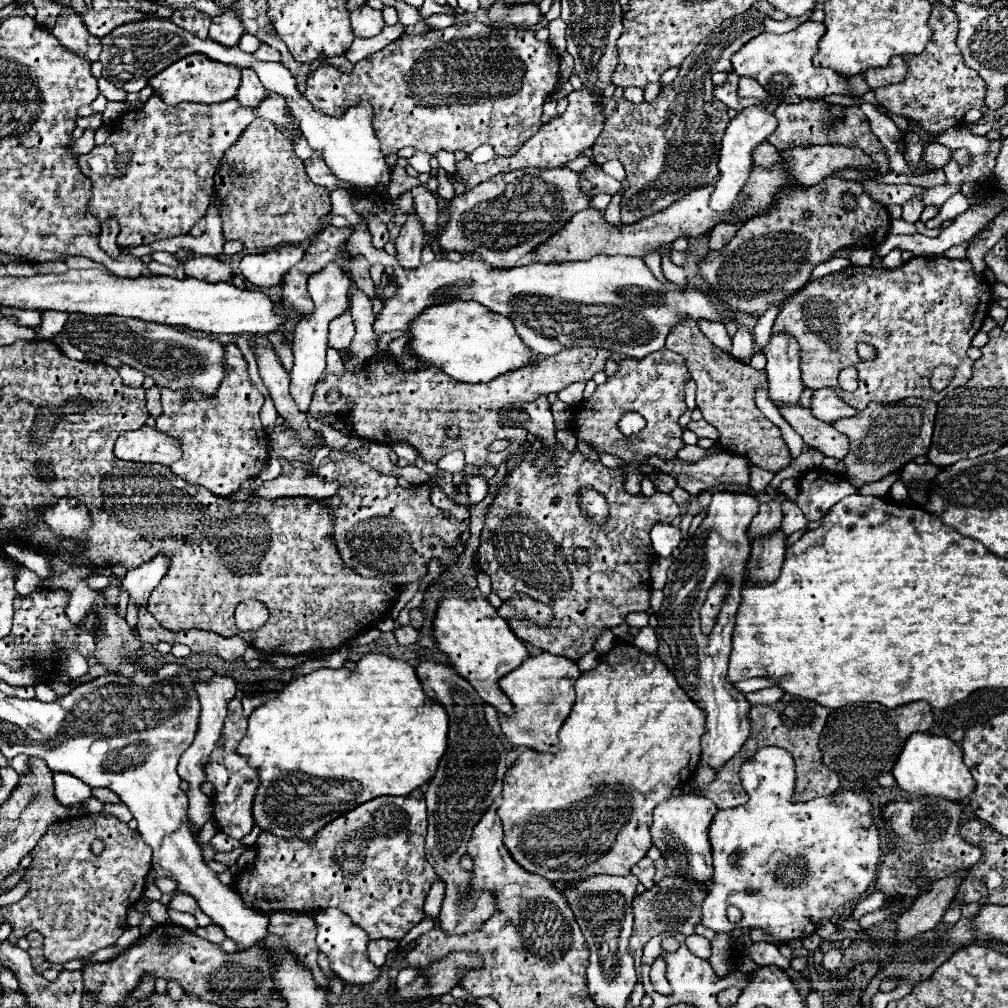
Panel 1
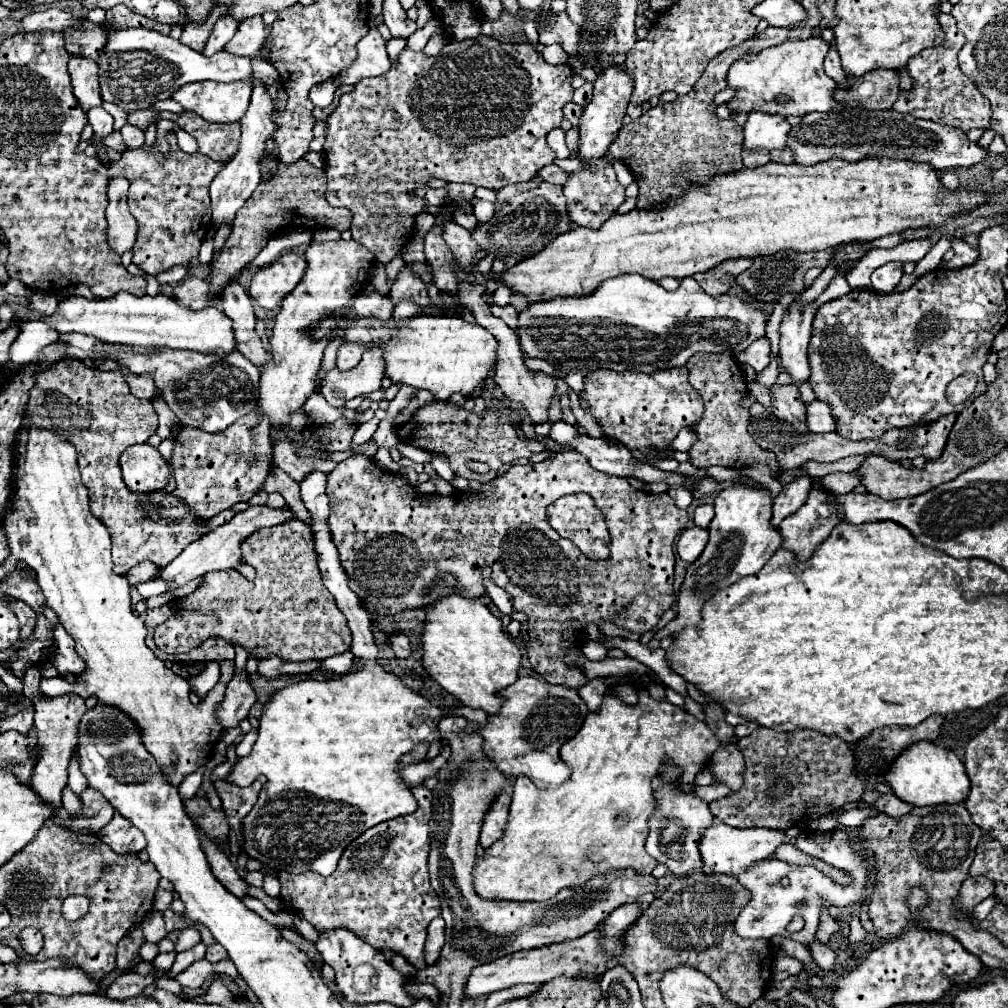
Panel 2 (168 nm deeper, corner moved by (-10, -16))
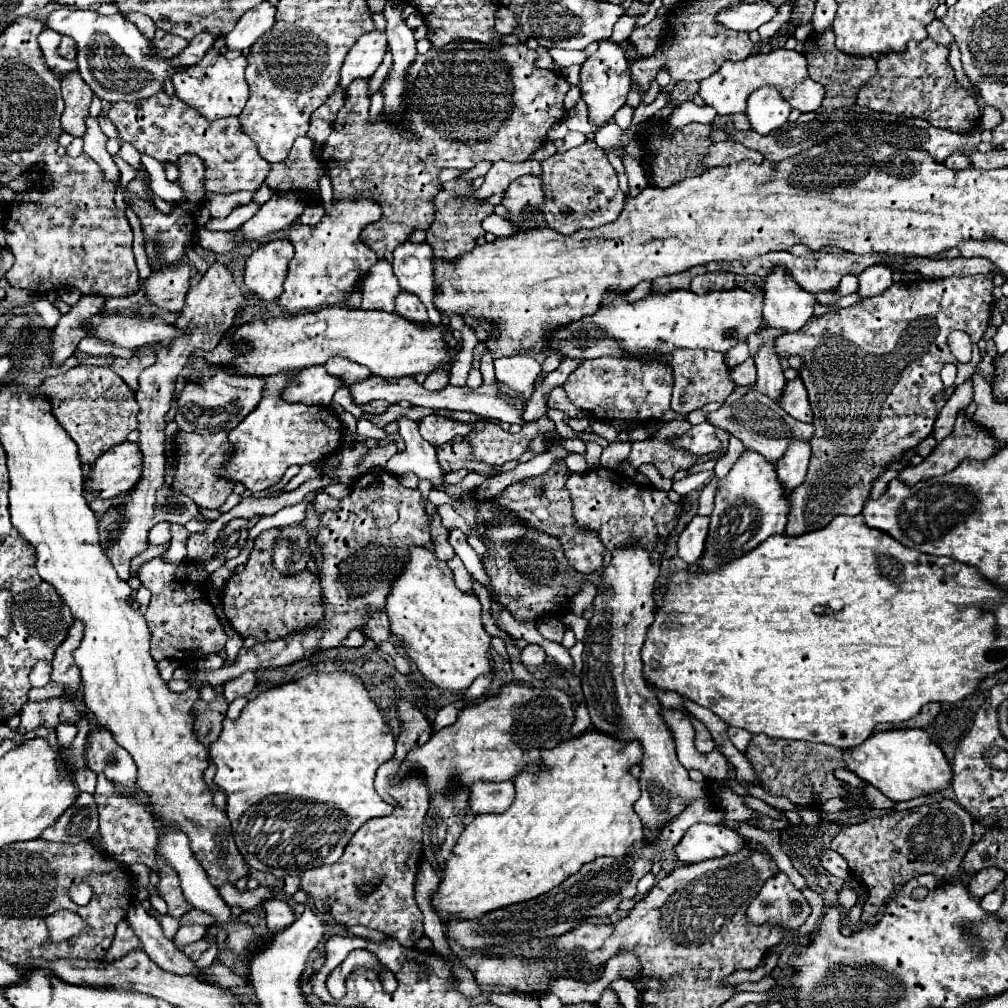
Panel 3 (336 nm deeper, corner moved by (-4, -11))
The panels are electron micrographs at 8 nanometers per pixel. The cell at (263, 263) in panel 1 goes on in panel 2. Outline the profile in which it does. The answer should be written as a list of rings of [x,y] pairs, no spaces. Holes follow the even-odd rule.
[[[287,252],[275,262],[263,266],[251,280],[249,294],[255,302],[267,310],[273,310],[281,304],[281,300],[299,284],[307,270],[307,262],[303,256]]]

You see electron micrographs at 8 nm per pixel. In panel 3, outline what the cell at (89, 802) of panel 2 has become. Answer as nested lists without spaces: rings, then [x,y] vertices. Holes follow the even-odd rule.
[[[79,793],[77,801],[51,827],[47,827],[41,833],[41,839],[73,845],[89,841],[97,829],[99,829],[99,815],[97,815],[95,797]]]

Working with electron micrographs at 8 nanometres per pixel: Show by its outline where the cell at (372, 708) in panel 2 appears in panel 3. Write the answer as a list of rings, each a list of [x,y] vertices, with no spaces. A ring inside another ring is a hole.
[[[343,671],[313,673],[313,675],[307,675],[299,681],[285,683],[285,685],[279,685],[279,687],[271,687],[271,689],[259,693],[253,701],[249,701],[245,705],[245,709],[241,711],[239,719],[235,719],[235,721],[225,719],[219,739],[215,743],[211,743],[211,747],[209,747],[209,759],[217,767],[215,785],[221,787],[223,793],[227,795],[227,815],[231,819],[235,843],[237,843],[241,855],[245,857],[245,861],[249,863],[249,867],[257,869],[257,871],[263,871],[263,873],[271,873],[275,877],[285,877],[285,875],[299,875],[307,869],[315,869],[315,867],[321,867],[325,863],[335,863],[343,855],[343,849],[347,847],[349,839],[355,835],[355,831],[365,821],[369,821],[373,817],[391,815],[393,807],[389,807],[377,795],[377,791],[373,787],[377,767],[389,759],[389,745],[395,745],[395,737],[391,735],[389,725],[385,723],[385,719],[379,713],[377,705],[371,701],[369,691],[359,681],[359,677],[355,677],[353,673],[347,673],[347,671],[345,673]]]

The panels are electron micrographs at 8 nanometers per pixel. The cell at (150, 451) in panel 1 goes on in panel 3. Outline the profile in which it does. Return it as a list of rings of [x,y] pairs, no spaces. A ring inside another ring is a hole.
[[[121,443],[107,449],[83,477],[83,495],[93,499],[113,499],[133,489],[141,477],[141,453],[135,443]]]

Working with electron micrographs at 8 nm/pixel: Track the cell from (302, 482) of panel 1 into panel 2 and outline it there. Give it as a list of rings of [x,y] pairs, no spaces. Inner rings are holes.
[[[261,504],[261,506],[249,506],[247,510],[243,512],[237,512],[227,524],[203,534],[199,540],[191,542],[173,562],[169,562],[163,570],[161,570],[161,576],[159,580],[163,580],[169,590],[167,592],[173,592],[181,586],[185,586],[187,582],[199,578],[201,574],[205,572],[211,572],[211,570],[225,570],[225,568],[235,568],[239,564],[239,558],[241,558],[241,552],[239,552],[239,544],[245,540],[247,534],[259,530],[259,528],[265,528],[265,526],[277,526],[285,520],[291,520],[293,518],[293,510],[289,506],[285,508],[271,508],[267,504]]]

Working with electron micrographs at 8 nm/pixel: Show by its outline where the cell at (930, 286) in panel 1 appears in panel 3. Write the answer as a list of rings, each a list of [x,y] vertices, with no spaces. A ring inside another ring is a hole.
[[[957,275],[957,277],[945,277],[945,279],[923,279],[923,281],[909,281],[909,283],[893,283],[893,287],[889,287],[883,295],[877,295],[873,299],[865,299],[865,301],[859,301],[847,309],[841,309],[841,311],[835,311],[835,313],[827,313],[823,317],[813,317],[801,331],[797,333],[787,333],[783,337],[777,337],[775,339],[775,351],[785,357],[785,349],[793,349],[801,359],[803,359],[803,367],[809,369],[809,377],[801,377],[807,391],[809,391],[809,403],[811,403],[811,411],[813,411],[813,427],[815,427],[815,433],[811,437],[811,447],[813,447],[813,457],[811,457],[811,463],[809,463],[809,471],[807,471],[807,477],[805,481],[801,483],[801,487],[797,487],[797,491],[793,491],[793,495],[789,495],[789,503],[791,503],[791,511],[789,511],[789,521],[787,521],[787,529],[785,533],[787,535],[803,535],[807,531],[815,531],[815,529],[821,529],[825,527],[827,523],[831,523],[837,515],[859,515],[863,511],[863,505],[865,501],[869,499],[869,493],[873,489],[873,483],[883,475],[883,471],[887,471],[889,465],[901,461],[901,457],[913,449],[915,445],[919,445],[921,439],[929,437],[931,431],[933,431],[933,425],[935,425],[935,419],[939,415],[939,411],[943,409],[943,405],[947,403],[947,399],[951,397],[953,389],[955,387],[945,387],[939,373],[941,373],[941,367],[945,363],[955,363],[957,365],[957,385],[963,383],[965,379],[969,379],[975,369],[977,369],[977,363],[981,361],[981,355],[979,355],[979,349],[977,349],[977,343],[981,339],[981,335],[985,333],[985,327],[989,325],[989,317],[991,317],[991,307],[993,307],[993,275],[971,275],[971,277],[963,277],[963,275]],[[953,329],[959,329],[959,331],[965,331],[971,341],[973,341],[973,359],[969,363],[959,363],[949,347],[947,347],[947,335],[953,331]]]

